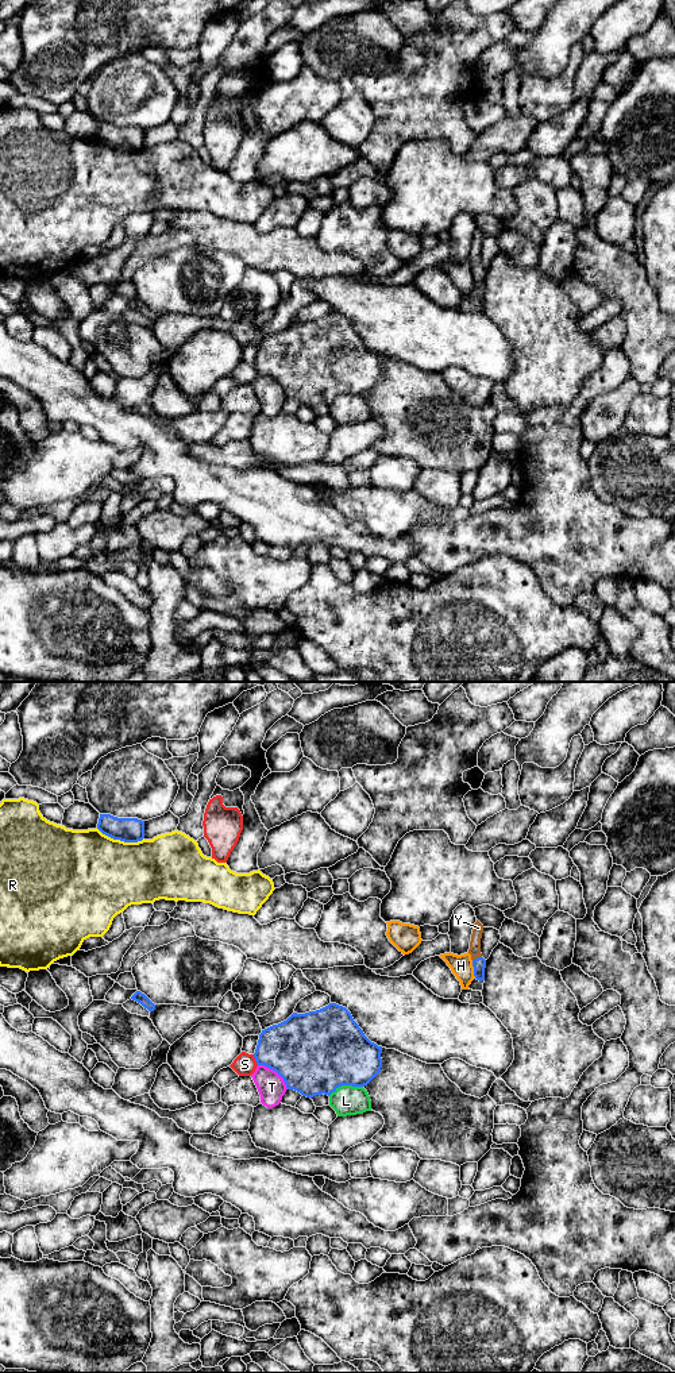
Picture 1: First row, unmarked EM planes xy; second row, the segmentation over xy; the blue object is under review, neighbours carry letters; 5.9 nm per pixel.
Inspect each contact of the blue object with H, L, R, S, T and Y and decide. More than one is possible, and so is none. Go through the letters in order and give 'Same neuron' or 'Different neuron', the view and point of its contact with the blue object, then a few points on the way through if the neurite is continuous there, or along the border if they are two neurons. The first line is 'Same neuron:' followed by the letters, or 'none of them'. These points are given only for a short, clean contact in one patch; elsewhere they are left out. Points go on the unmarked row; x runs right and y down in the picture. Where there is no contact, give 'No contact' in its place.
Same neuron: Y
H: Different neuron. Touches blue at xy (474, 277). Boundary: xy (471, 269), (475, 285)
L: Different neuron. Touches blue at xy (344, 393)
R: Different neuron. Touches blue at xy (120, 149)
S: Different neuron. Touches blue at xy (255, 369). Boundary: xy (253, 363), (258, 373)
T: Different neuron. Touches blue at xy (276, 380)
Y: Same neuron. Touches blue at xy (478, 266). Path across: xy (479, 273), (478, 266), (474, 259)

